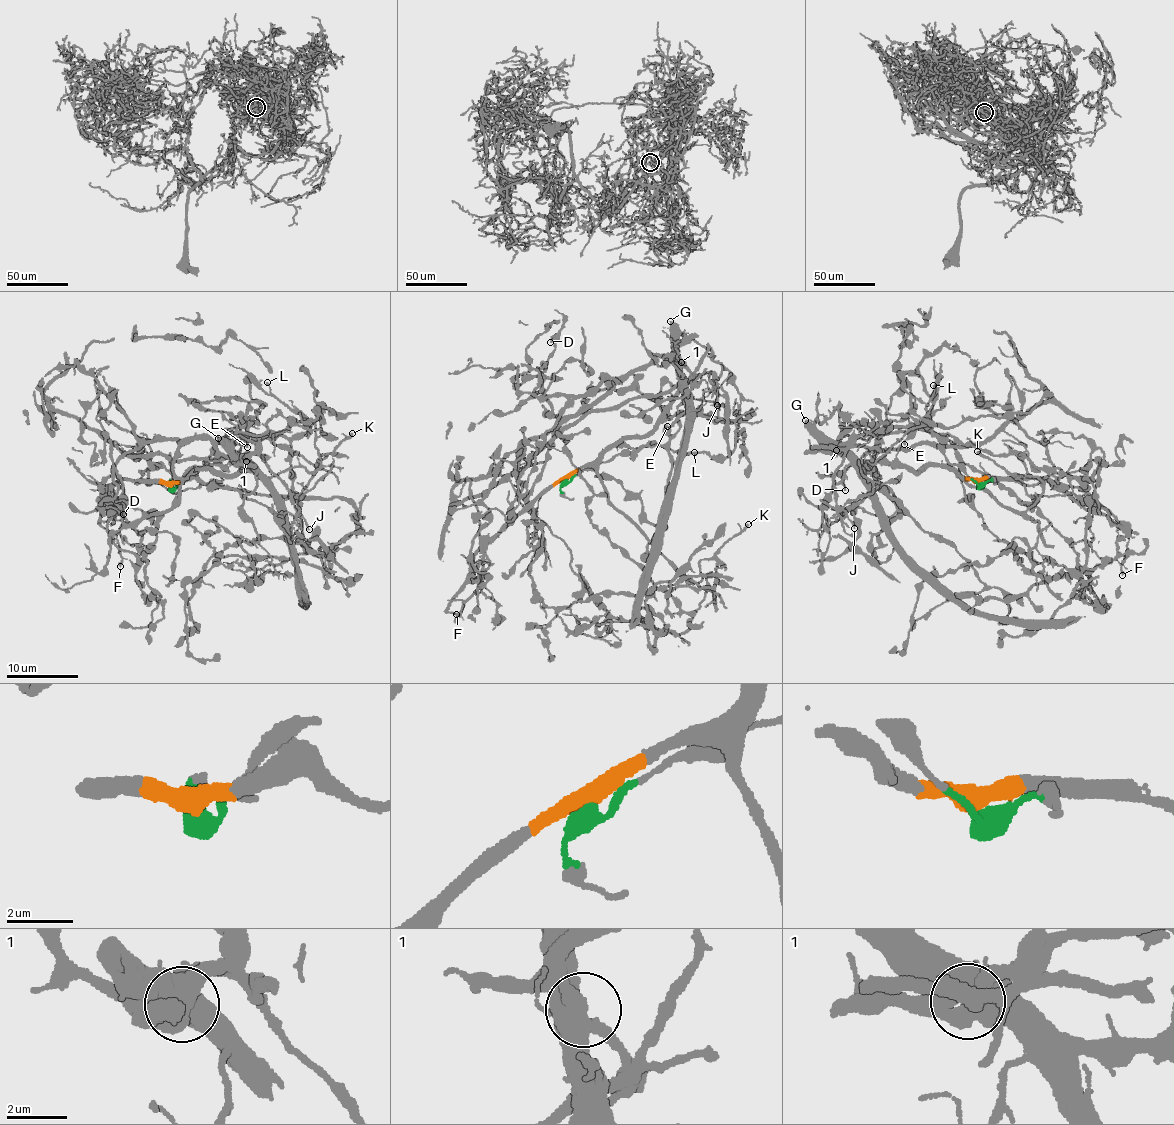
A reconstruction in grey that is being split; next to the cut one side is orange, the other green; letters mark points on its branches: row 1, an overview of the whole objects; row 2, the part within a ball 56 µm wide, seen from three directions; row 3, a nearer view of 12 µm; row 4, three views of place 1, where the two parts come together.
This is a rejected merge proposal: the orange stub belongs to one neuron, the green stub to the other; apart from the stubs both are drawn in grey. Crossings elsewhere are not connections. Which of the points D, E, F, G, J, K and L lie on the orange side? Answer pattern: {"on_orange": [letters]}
{"on_orange": ["F", "G", "K", "L"]}

